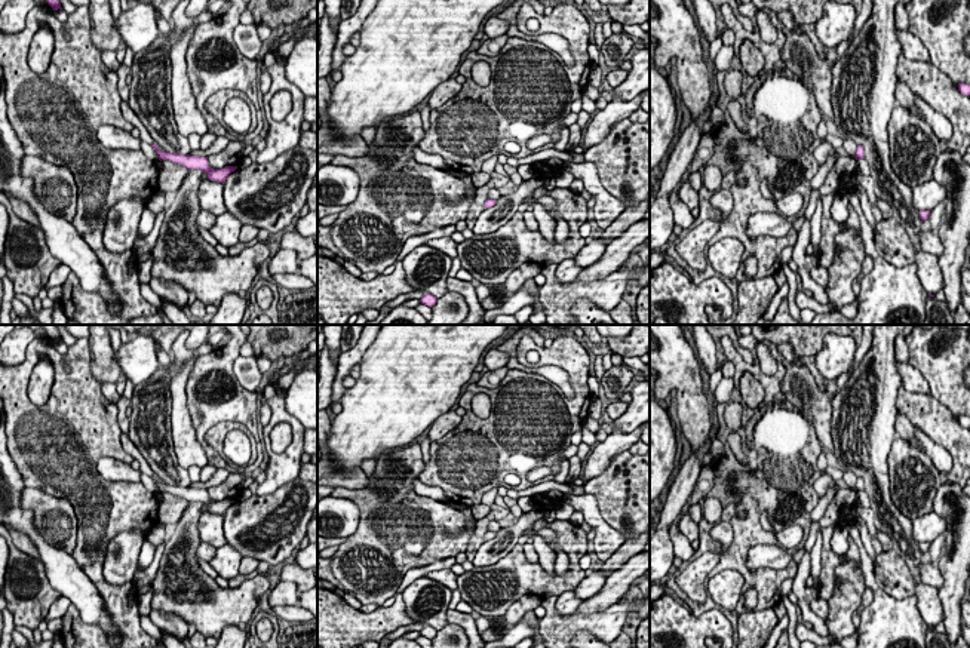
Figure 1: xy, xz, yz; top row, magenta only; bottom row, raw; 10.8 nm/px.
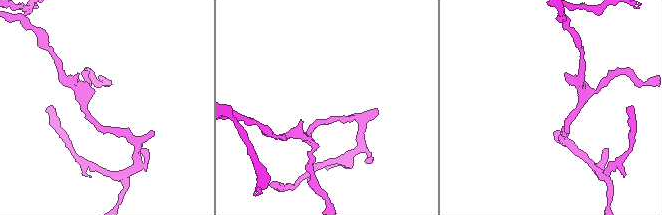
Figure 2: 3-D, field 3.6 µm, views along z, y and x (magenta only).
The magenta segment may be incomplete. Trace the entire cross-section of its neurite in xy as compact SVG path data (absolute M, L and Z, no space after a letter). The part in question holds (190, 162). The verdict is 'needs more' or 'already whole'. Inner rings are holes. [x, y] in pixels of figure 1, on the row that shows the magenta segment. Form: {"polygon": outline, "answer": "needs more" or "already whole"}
{"polygon": "M157 144L151 145L154 151L159 154L159 160L169 160L178 165L185 166L190 169L200 169L208 173L208 179L217 182L225 182L227 176L237 169L237 166L225 166L221 169L212 169L209 166L208 157L203 156L190 156L190 154L179 154L179 153L166 153L157 148Z", "answer": "already whole"}

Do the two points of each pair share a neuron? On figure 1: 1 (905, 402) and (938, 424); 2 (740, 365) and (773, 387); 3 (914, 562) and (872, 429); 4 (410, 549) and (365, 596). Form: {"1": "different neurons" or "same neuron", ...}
{"1": "same neuron", "2": "same neuron", "3": "same neuron", "4": "same neuron"}

